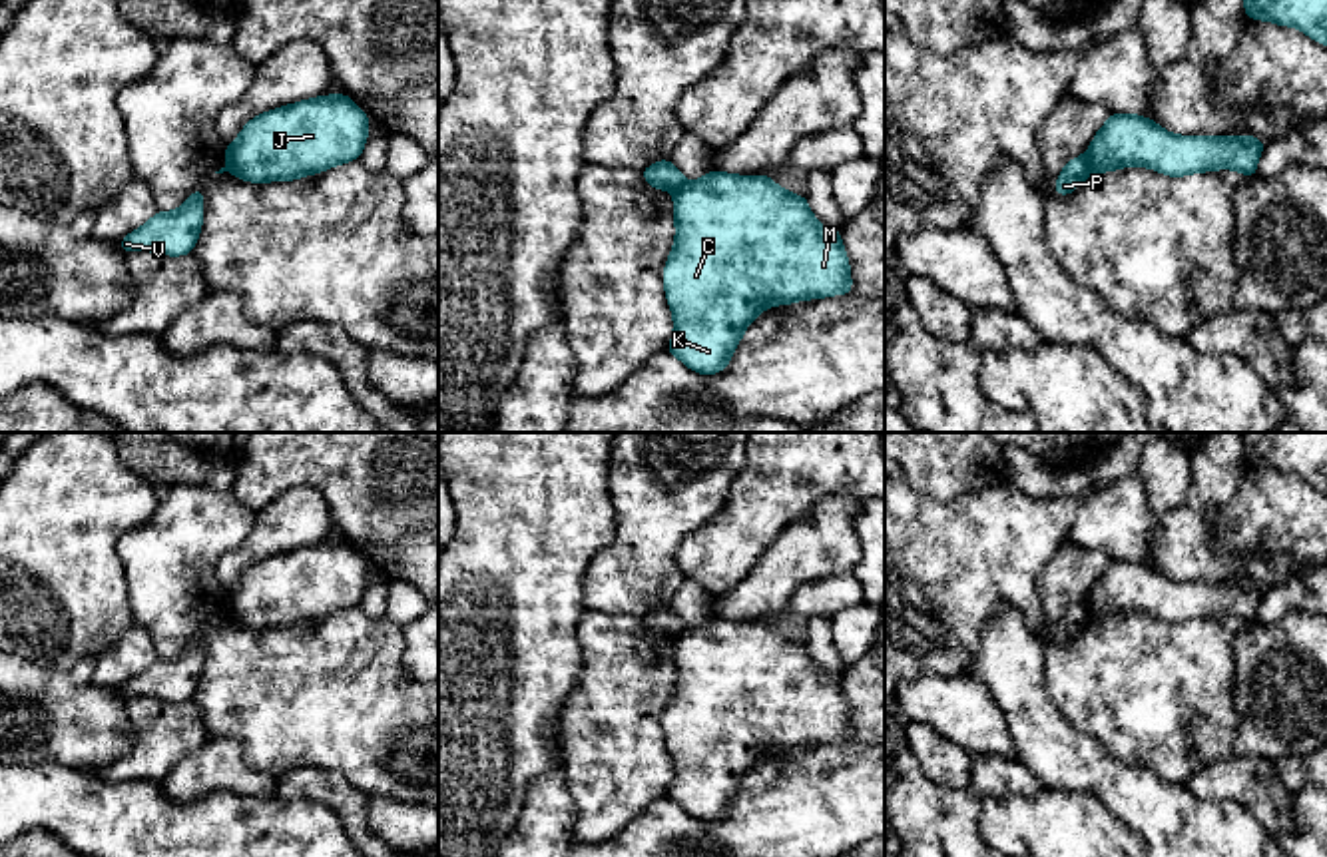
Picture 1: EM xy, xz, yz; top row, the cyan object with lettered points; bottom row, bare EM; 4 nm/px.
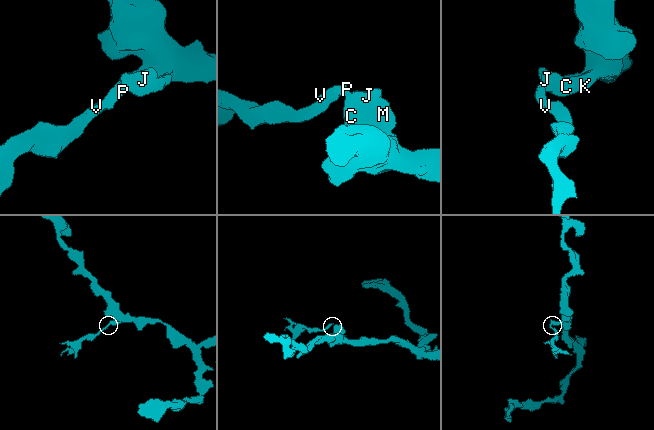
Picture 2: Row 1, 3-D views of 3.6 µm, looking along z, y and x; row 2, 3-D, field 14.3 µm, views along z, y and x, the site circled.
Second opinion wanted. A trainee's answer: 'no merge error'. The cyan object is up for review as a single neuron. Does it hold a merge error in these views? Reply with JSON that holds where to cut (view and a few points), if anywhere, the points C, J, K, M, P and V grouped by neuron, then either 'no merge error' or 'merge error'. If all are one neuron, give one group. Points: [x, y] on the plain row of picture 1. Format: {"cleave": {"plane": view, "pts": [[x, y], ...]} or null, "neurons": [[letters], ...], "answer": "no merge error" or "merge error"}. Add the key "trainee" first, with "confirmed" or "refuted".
{"trainee": "refuted", "cleave": {"plane": "yz", "pts": [[1082, 602], [1090, 618]]}, "neurons": [["C", "J", "K", "M"], ["P", "V"]], "answer": "merge error"}

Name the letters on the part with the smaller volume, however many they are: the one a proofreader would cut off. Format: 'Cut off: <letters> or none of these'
Cut off: P, V

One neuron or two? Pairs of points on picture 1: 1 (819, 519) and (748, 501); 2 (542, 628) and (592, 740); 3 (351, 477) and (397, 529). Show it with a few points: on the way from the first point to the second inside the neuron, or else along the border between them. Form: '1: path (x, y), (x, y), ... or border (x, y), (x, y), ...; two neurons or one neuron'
1: border (845, 497), (823, 497), (811, 503), (768, 547); two neurons
2: border (582, 650), (580, 686), (562, 712), (562, 742); two neurons
3: path (363, 489), (389, 517); one neuron

